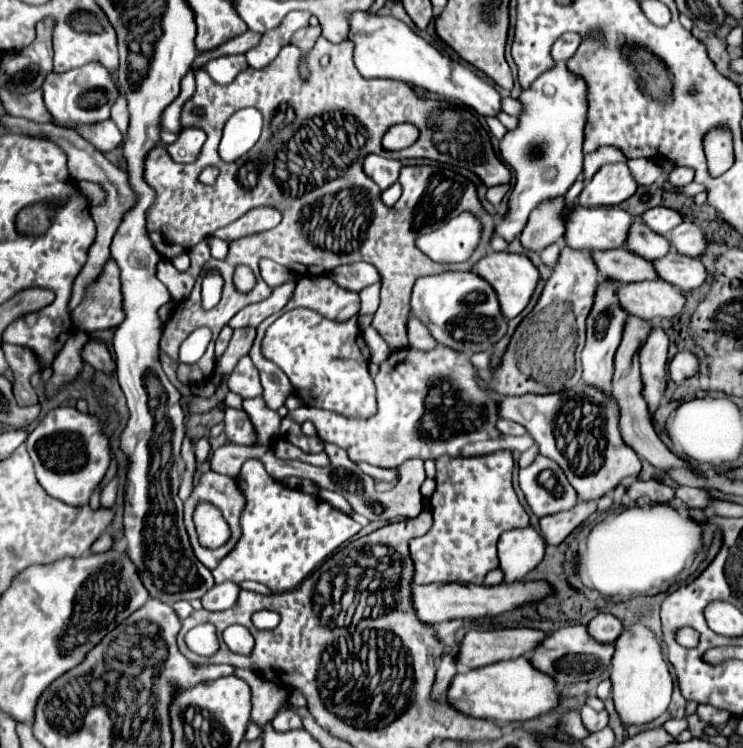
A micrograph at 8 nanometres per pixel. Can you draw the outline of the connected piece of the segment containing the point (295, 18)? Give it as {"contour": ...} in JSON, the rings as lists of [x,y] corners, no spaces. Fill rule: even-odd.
{"contour":[[[294,10],[286,16],[286,26],[290,28],[292,26],[292,34],[302,28],[302,26],[308,26],[308,20],[310,20],[310,12],[300,12],[300,10]]]}

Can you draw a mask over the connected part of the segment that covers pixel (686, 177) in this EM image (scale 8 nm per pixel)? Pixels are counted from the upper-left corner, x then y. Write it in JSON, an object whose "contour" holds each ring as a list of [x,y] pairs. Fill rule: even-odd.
{"contour":[[[680,166],[680,168],[676,168],[676,170],[670,172],[668,180],[670,180],[672,186],[678,186],[678,188],[686,186],[686,184],[690,184],[694,180],[694,170],[688,168],[688,166]]]}

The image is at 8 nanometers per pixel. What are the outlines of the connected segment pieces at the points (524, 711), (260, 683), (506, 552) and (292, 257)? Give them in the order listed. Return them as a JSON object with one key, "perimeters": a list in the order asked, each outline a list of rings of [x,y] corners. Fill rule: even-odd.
{"perimeters":[[[[522,656],[516,660],[504,660],[486,668],[470,670],[466,674],[456,674],[448,690],[448,700],[460,712],[466,712],[474,718],[490,718],[496,722],[524,722],[558,708],[562,694],[552,678],[536,672],[528,656]]],[[[236,670],[234,676],[240,676],[240,680],[244,680],[250,686],[250,690],[252,690],[250,722],[260,726],[262,730],[268,722],[272,722],[276,718],[276,712],[280,712],[280,708],[294,708],[288,700],[286,688],[282,688],[282,686],[276,688],[274,682],[268,682],[248,670]]],[[[532,526],[504,532],[498,540],[498,558],[506,582],[522,580],[542,562],[544,540]]],[[[318,38],[316,40],[316,44],[314,44],[314,48],[308,52],[308,58],[306,58],[306,64],[308,64],[308,78],[300,78],[300,58],[302,58],[302,50],[298,48],[298,46],[294,46],[294,44],[288,44],[288,46],[284,46],[282,50],[280,50],[280,54],[268,64],[268,66],[264,66],[264,68],[260,68],[260,70],[254,70],[254,68],[246,68],[246,70],[242,70],[236,78],[234,78],[234,82],[232,84],[228,84],[228,86],[220,86],[220,84],[216,84],[206,72],[200,76],[196,76],[196,92],[194,92],[194,96],[182,106],[182,116],[180,116],[180,122],[182,122],[182,128],[186,128],[186,124],[192,124],[192,126],[196,126],[196,128],[202,128],[202,130],[206,130],[206,134],[208,134],[208,146],[204,146],[202,148],[202,154],[200,154],[200,158],[194,162],[194,164],[176,164],[164,150],[160,150],[160,148],[154,148],[154,152],[148,152],[148,156],[146,156],[146,160],[144,160],[144,180],[148,182],[148,186],[156,192],[156,200],[154,200],[154,204],[152,204],[152,208],[148,208],[148,228],[150,228],[150,240],[152,240],[152,244],[154,244],[154,248],[160,252],[160,256],[165,256],[164,258],[171,260],[174,256],[177,256],[181,253],[184,253],[196,242],[200,242],[200,240],[204,240],[208,234],[212,234],[212,232],[216,232],[216,230],[220,230],[220,228],[224,228],[224,226],[228,226],[230,222],[234,222],[238,216],[242,216],[244,212],[248,212],[250,208],[256,208],[256,206],[274,206],[276,210],[280,210],[282,212],[282,222],[274,228],[274,230],[268,230],[268,232],[260,232],[260,234],[254,234],[254,236],[250,236],[250,240],[248,240],[248,254],[250,254],[250,258],[254,260],[254,262],[242,262],[242,240],[234,240],[234,242],[230,242],[229,244],[229,251],[224,259],[224,267],[218,267],[218,260],[212,260],[210,262],[210,266],[206,267],[206,270],[209,269],[217,269],[221,276],[224,279],[224,288],[222,293],[222,300],[218,302],[218,306],[214,306],[212,310],[202,310],[202,306],[200,306],[200,280],[202,280],[202,276],[198,278],[198,282],[194,284],[194,290],[192,290],[192,294],[186,298],[183,302],[180,303],[180,306],[176,306],[173,310],[172,317],[169,321],[167,321],[164,325],[162,337],[160,340],[160,348],[172,358],[172,360],[176,360],[178,362],[178,348],[180,348],[180,344],[182,344],[182,340],[186,340],[186,336],[192,332],[192,330],[196,330],[196,328],[200,328],[200,326],[208,326],[208,328],[212,331],[212,341],[209,343],[207,347],[206,354],[196,362],[196,364],[182,364],[182,362],[178,362],[178,370],[176,370],[176,374],[178,374],[178,380],[182,382],[182,384],[198,384],[198,382],[204,382],[204,380],[208,380],[210,376],[212,376],[212,372],[214,372],[214,366],[216,366],[216,356],[215,356],[215,341],[218,337],[218,332],[228,324],[228,320],[238,312],[238,310],[242,310],[244,306],[248,306],[248,304],[252,304],[252,302],[260,302],[260,300],[264,300],[264,298],[268,298],[270,296],[270,286],[260,278],[260,284],[256,284],[250,292],[240,292],[236,286],[234,286],[233,282],[233,274],[235,268],[238,264],[246,264],[246,266],[250,266],[252,268],[252,272],[256,274],[256,268],[258,268],[258,260],[260,258],[272,258],[272,260],[276,260],[276,262],[280,262],[282,266],[286,266],[286,268],[290,268],[292,272],[296,272],[298,276],[320,276],[320,274],[328,274],[328,272],[332,272],[336,266],[342,266],[342,264],[352,264],[352,262],[358,262],[358,260],[364,260],[364,262],[370,262],[370,264],[374,264],[376,268],[378,268],[378,272],[380,272],[380,276],[382,276],[382,298],[380,298],[380,308],[376,310],[376,314],[374,314],[374,320],[372,320],[372,326],[382,334],[382,338],[388,342],[388,346],[390,346],[390,350],[398,350],[398,348],[406,348],[408,346],[408,328],[406,328],[406,322],[408,322],[408,316],[410,316],[410,290],[412,290],[412,286],[414,286],[414,282],[416,282],[416,278],[420,278],[420,276],[428,276],[428,274],[438,274],[438,272],[444,272],[444,270],[448,270],[450,266],[446,266],[446,264],[436,264],[434,260],[428,260],[428,256],[424,256],[418,248],[416,248],[416,244],[414,244],[414,238],[416,238],[416,224],[420,224],[420,230],[422,228],[426,228],[426,224],[430,224],[430,220],[432,218],[442,218],[442,214],[458,214],[458,212],[462,212],[462,210],[470,210],[472,214],[476,214],[480,220],[482,220],[482,224],[484,224],[484,234],[486,234],[486,240],[482,238],[482,242],[484,242],[484,248],[482,250],[478,250],[476,254],[474,254],[474,264],[482,258],[482,256],[486,256],[488,254],[488,250],[490,250],[490,240],[492,240],[492,236],[494,236],[494,232],[486,232],[486,230],[494,230],[494,218],[484,210],[484,206],[482,206],[482,202],[478,200],[478,190],[476,190],[476,184],[474,182],[470,182],[466,176],[462,176],[462,174],[458,174],[458,172],[452,172],[452,170],[446,170],[446,168],[440,168],[440,166],[428,166],[428,164],[424,164],[424,166],[402,166],[400,168],[400,184],[402,184],[402,196],[400,196],[400,200],[394,204],[393,207],[388,207],[382,200],[380,200],[380,192],[378,192],[378,184],[376,182],[372,182],[364,172],[362,172],[362,162],[364,162],[364,158],[368,156],[368,154],[380,154],[380,156],[384,156],[384,158],[394,158],[394,160],[404,160],[404,158],[430,158],[430,160],[438,160],[438,162],[450,162],[450,164],[460,164],[462,166],[462,162],[468,162],[470,166],[470,170],[472,172],[476,172],[480,178],[482,178],[482,182],[486,184],[486,186],[496,186],[496,184],[504,184],[504,182],[510,182],[510,178],[512,178],[512,174],[510,174],[510,170],[508,170],[508,166],[496,156],[496,152],[494,152],[494,148],[492,148],[492,142],[490,142],[490,136],[488,136],[488,132],[484,130],[484,126],[478,122],[478,118],[476,118],[476,114],[472,112],[472,110],[468,110],[468,108],[462,108],[462,106],[456,106],[456,104],[452,104],[452,102],[446,102],[446,100],[428,100],[428,98],[418,98],[416,94],[414,94],[414,90],[412,90],[412,86],[408,86],[408,84],[404,84],[404,82],[400,82],[400,80],[366,80],[366,78],[362,78],[360,76],[360,72],[356,70],[356,66],[354,66],[354,62],[352,62],[352,42],[350,40],[344,40],[344,42],[340,42],[340,44],[332,44],[330,40],[326,40],[326,38]],[[324,54],[328,54],[330,56],[330,64],[326,66],[326,68],[322,68],[320,64],[318,64],[318,60],[320,60],[320,56],[324,56]],[[246,106],[254,106],[254,108],[258,108],[260,112],[262,112],[262,116],[264,116],[264,130],[262,130],[262,136],[260,136],[260,140],[256,142],[256,146],[246,154],[246,156],[242,156],[242,158],[238,158],[236,162],[232,162],[232,164],[224,164],[224,160],[220,160],[220,156],[218,156],[218,152],[216,152],[216,148],[218,148],[218,142],[220,142],[220,132],[222,132],[222,128],[224,128],[224,124],[226,124],[226,120],[236,112],[236,110],[240,110],[240,108],[246,108]],[[284,106],[292,106],[292,110],[294,110],[294,118],[290,120],[288,118],[288,114],[282,114],[282,108]],[[194,108],[204,108],[204,116],[208,116],[208,118],[198,118],[198,116],[194,116],[192,114],[192,110]],[[400,122],[410,122],[410,124],[414,124],[418,130],[420,130],[420,136],[418,136],[418,140],[416,140],[416,144],[412,144],[412,148],[404,148],[404,150],[400,150],[400,152],[384,152],[384,148],[382,148],[382,144],[380,144],[380,140],[382,140],[382,136],[384,136],[384,132],[390,128],[390,126],[394,126],[394,124],[400,124]],[[208,166],[214,166],[214,168],[218,168],[220,170],[220,174],[218,174],[218,178],[216,178],[216,182],[214,184],[202,184],[200,182],[200,172],[204,170],[204,168],[208,168]]]]}

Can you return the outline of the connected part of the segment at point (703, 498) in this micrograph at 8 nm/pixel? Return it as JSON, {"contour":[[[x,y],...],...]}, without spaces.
{"contour":[[[678,486],[676,494],[678,500],[682,500],[690,508],[708,508],[708,492],[702,488],[688,488],[688,486]]]}

